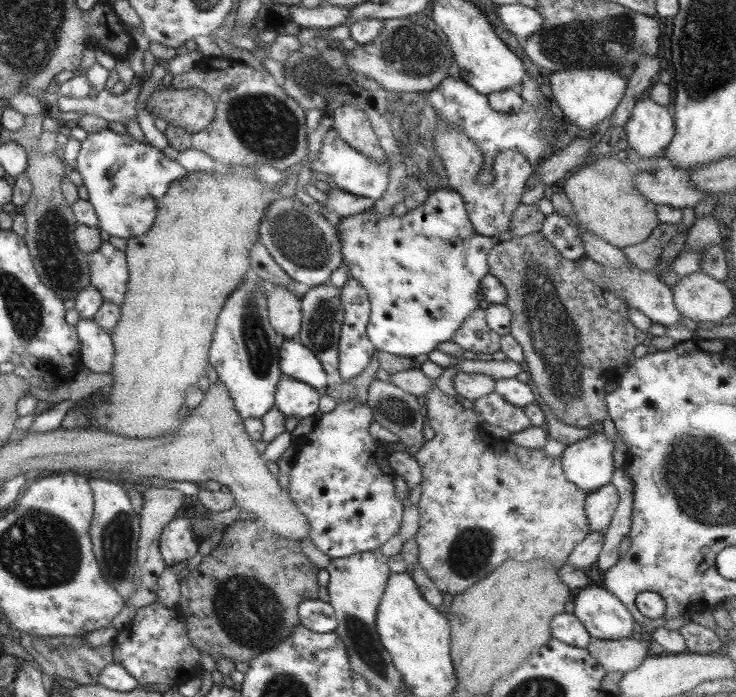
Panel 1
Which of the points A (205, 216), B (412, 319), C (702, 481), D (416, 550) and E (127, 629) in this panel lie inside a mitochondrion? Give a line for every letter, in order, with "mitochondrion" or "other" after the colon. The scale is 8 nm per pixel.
A: other
B: other
C: mitochondrion
D: other
E: other

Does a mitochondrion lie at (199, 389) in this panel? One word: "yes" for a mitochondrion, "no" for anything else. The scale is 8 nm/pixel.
no

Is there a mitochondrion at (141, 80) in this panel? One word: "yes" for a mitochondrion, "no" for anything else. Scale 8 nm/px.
no

